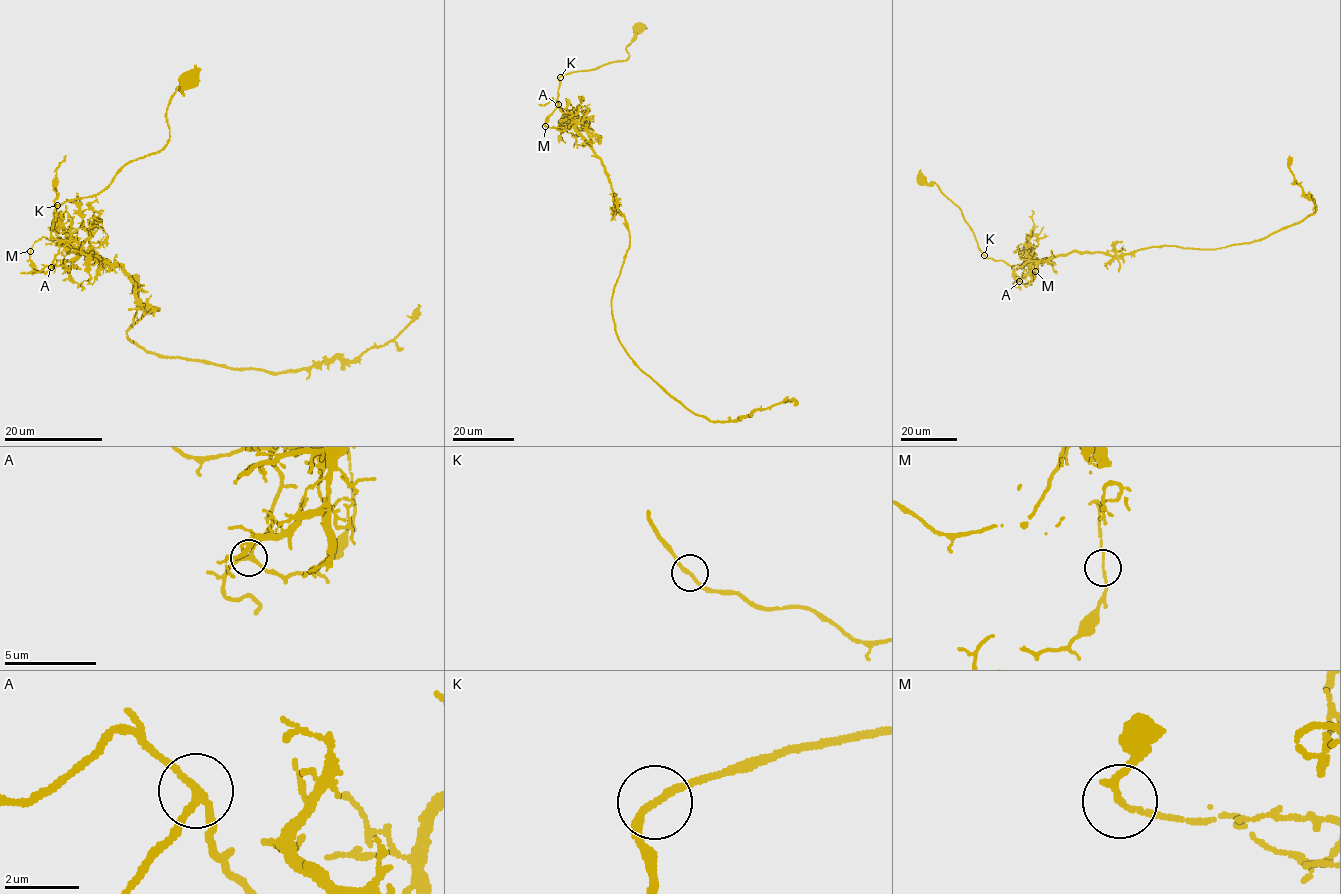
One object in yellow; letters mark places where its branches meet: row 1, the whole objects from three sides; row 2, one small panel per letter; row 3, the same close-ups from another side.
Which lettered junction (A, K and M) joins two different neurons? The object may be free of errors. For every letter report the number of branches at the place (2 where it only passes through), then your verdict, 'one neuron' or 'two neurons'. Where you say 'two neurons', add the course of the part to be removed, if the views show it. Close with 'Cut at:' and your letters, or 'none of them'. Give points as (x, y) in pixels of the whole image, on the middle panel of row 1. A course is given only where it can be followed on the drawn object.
A: branches 3; one neuron
K: branches 2; one neuron
M: branches 2; one neuron
Cut at: none of them

